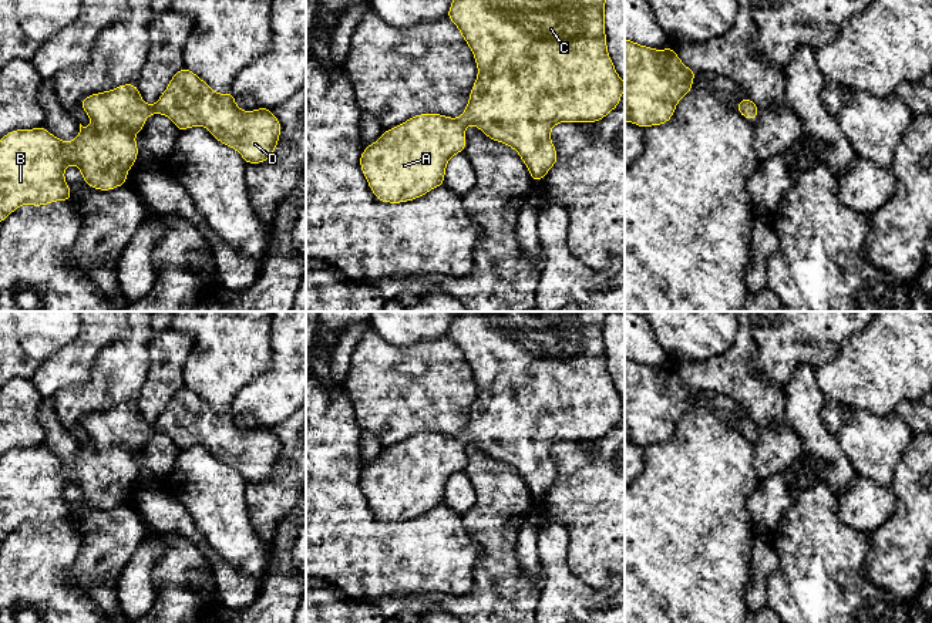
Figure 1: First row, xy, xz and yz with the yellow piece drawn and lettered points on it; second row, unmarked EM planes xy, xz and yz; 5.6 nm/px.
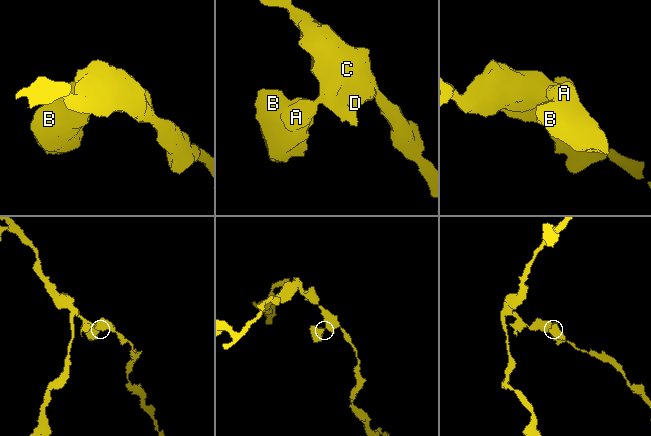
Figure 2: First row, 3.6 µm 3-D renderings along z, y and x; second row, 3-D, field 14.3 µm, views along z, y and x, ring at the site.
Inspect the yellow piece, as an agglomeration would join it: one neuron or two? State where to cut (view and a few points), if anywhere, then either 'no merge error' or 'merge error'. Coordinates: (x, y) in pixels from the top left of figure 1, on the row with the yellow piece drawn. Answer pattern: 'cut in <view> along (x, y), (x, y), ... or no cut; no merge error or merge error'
no cut; no merge error

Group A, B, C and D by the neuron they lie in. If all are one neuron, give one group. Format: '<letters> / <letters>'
A B C D

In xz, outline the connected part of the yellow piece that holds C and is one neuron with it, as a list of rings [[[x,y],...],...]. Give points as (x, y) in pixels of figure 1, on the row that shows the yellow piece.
[[[452,0],[447,17],[457,26],[472,50],[478,75],[468,105],[460,118],[418,114],[384,131],[360,155],[360,168],[380,202],[401,203],[424,196],[444,185],[445,166],[452,155],[465,149],[465,128],[478,127],[488,138],[514,148],[532,181],[541,181],[556,164],[558,152],[551,129],[559,122],[596,122],[613,111],[625,91],[608,54],[605,33],[606,0]]]

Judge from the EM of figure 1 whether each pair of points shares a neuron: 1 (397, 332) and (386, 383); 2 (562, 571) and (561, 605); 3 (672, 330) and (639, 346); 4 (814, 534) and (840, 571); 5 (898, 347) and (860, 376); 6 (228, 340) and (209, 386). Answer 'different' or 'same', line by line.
1: different
2: same
3: different
4: same
5: same
6: same

